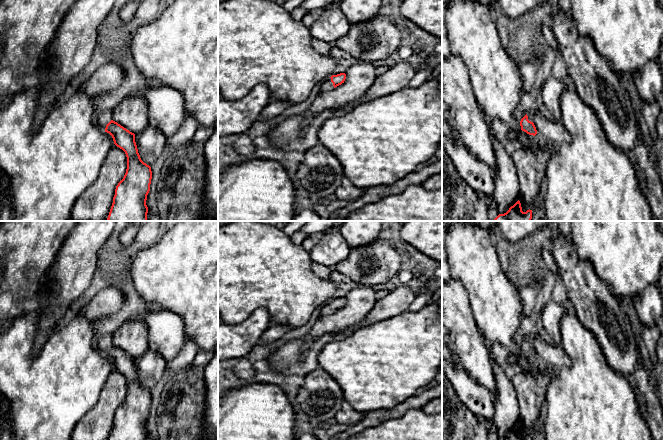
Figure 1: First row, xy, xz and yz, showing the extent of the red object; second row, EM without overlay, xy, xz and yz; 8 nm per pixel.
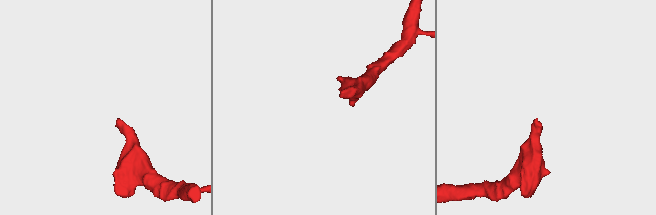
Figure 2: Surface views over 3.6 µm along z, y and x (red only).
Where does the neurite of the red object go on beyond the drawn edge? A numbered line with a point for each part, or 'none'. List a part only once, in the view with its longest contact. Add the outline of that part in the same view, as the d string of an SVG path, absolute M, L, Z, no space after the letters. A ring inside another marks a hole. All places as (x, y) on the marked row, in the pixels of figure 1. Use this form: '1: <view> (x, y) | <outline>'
1: xy (104, 118) | M105 111L98 116L97 124L105 130L106 125L112 120L112 112Z

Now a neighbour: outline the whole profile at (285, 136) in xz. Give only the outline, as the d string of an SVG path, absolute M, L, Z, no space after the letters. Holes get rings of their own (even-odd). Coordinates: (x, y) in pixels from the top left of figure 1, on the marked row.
M323 111L308 125L303 135L299 130L305 121L304 112L285 119L268 132L269 145L287 152L297 152L300 157L319 143L317 134L323 123L332 117L331 111Z

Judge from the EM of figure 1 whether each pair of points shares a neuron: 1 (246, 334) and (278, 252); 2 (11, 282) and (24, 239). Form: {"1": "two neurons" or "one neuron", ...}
{"1": "two neurons", "2": "one neuron"}

